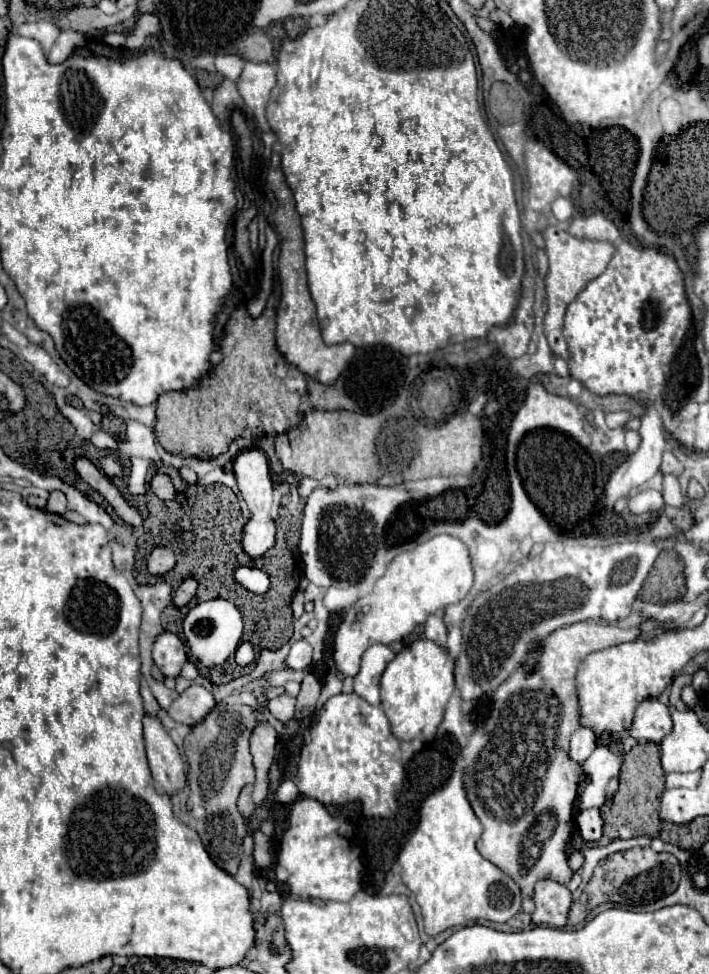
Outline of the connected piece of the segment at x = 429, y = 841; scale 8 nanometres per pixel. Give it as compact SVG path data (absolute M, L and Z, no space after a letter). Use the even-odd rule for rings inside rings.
M454 773L442 789L422 803L418 827L398 855L402 881L422 909L428 937L472 921L506 923L520 911L522 895L518 885L476 851L480 835L482 825L466 799L462 773Z

